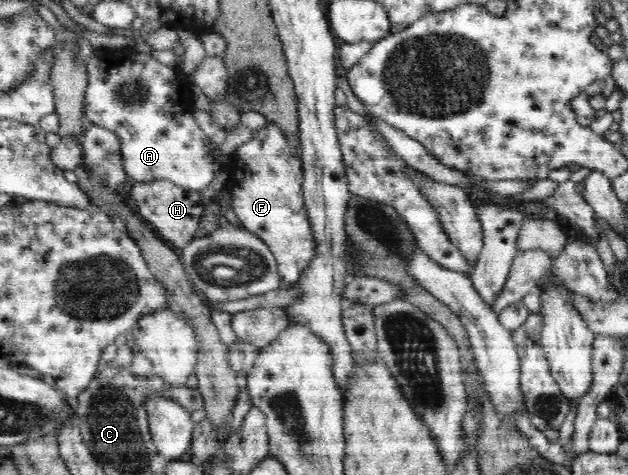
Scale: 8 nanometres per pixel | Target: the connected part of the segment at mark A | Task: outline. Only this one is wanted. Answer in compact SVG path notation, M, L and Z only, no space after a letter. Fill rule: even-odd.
M139 45L95 50L86 70L85 120L117 135L125 173L135 182L163 179L200 191L213 181L217 169L215 156L211 141L192 116L196 107L189 75L175 73L175 69L163 65Z

